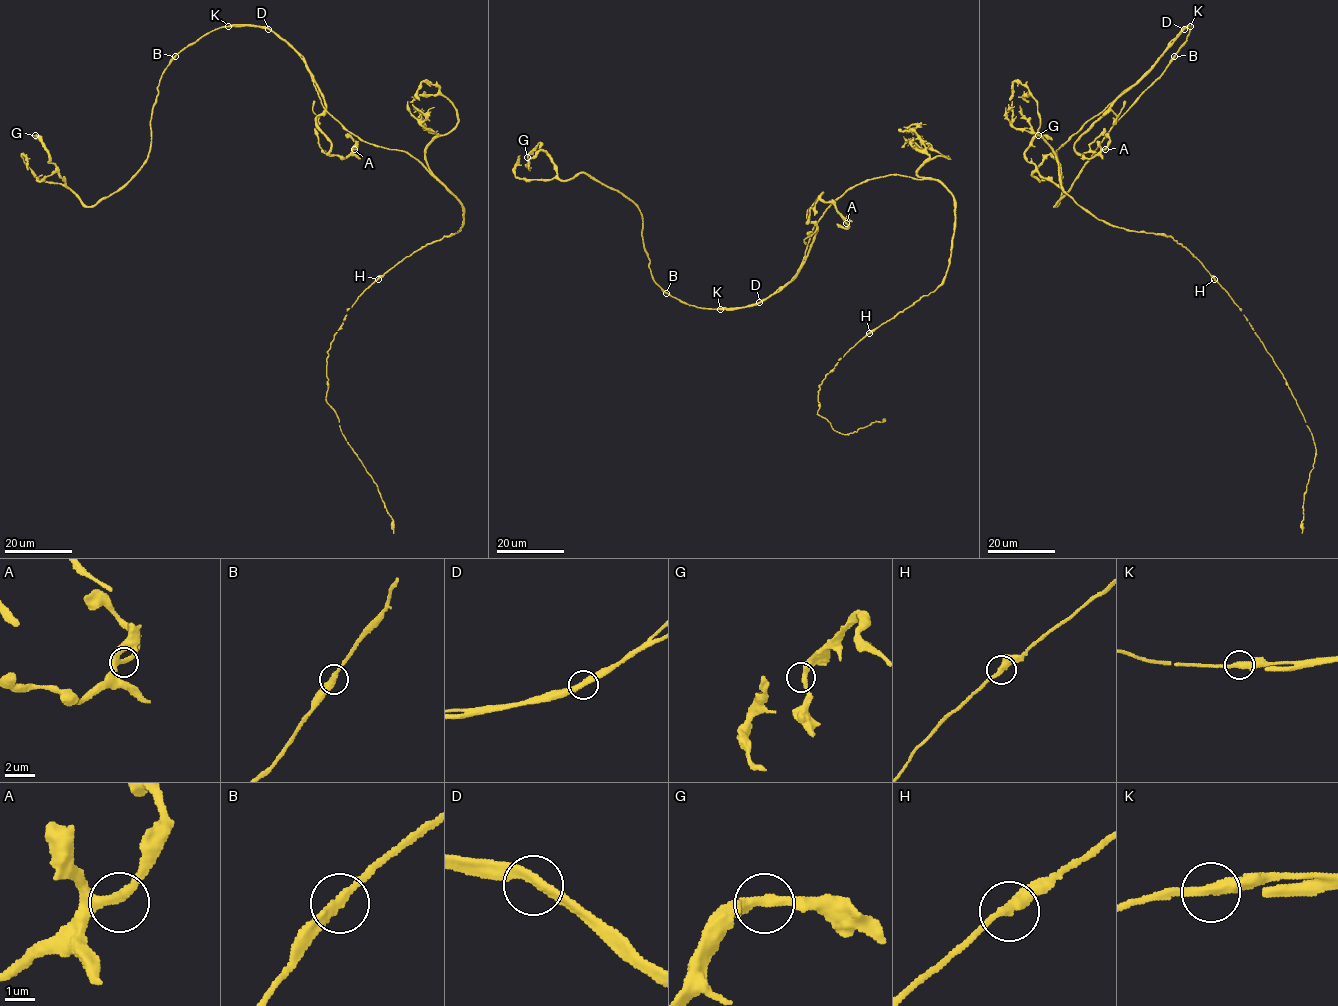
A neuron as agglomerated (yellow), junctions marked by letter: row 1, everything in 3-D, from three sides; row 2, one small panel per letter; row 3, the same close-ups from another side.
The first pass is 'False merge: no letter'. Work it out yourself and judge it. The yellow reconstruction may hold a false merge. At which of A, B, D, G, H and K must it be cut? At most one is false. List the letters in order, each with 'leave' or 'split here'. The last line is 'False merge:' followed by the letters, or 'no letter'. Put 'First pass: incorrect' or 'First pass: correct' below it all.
A: leave
B: leave
D: split here
G: leave
H: leave
K: leave
False merge: D
First pass: incorrect

